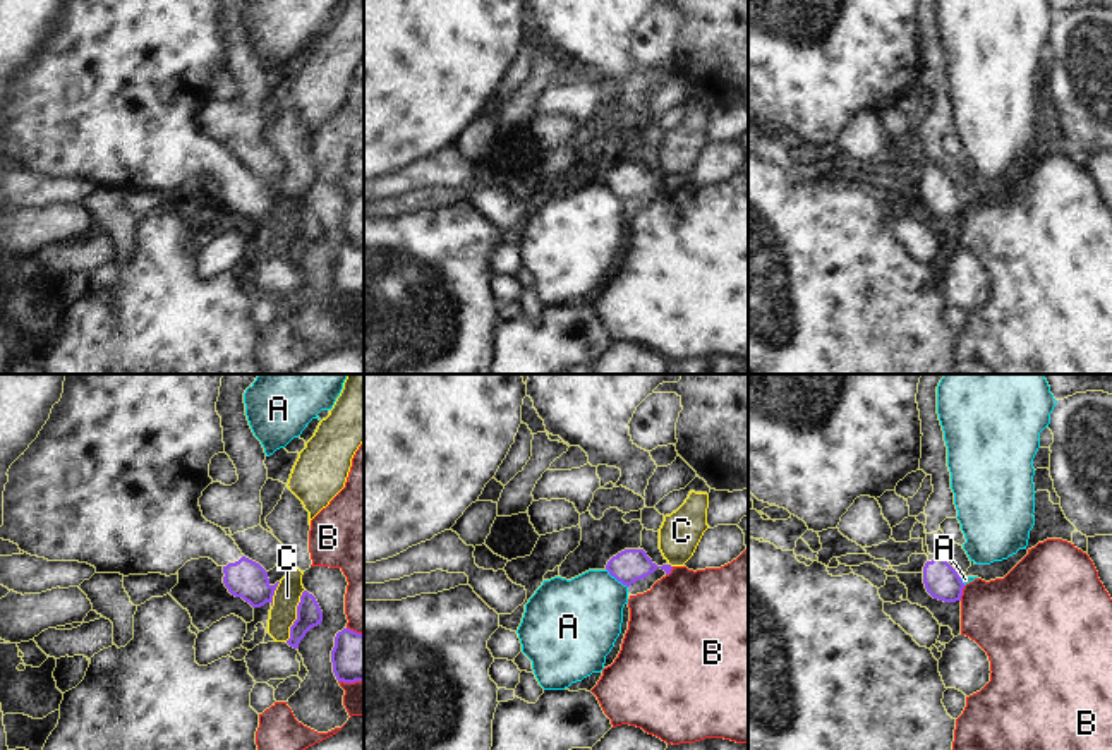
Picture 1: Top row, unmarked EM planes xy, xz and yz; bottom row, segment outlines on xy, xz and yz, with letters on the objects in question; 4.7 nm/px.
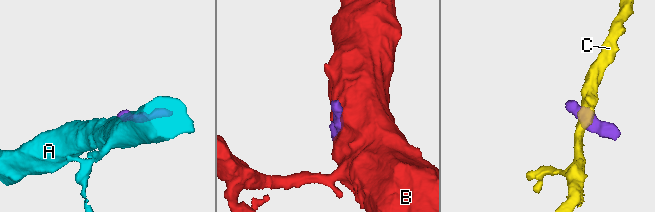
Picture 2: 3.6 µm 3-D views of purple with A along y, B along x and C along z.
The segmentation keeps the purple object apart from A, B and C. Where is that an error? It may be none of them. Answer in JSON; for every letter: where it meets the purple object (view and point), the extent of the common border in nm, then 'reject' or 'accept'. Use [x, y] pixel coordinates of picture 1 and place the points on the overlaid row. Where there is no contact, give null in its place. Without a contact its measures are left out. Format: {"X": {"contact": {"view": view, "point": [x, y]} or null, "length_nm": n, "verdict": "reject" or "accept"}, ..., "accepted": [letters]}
{"A": {"contact": {"view": "xz", "point": [616, 579]}, "length_nm": 140, "verdict": "reject"}, "B": {"contact": {"view": "yz", "point": [961, 592]}, "length_nm": 80, "verdict": "reject"}, "C": {"contact": {"view": "xy", "point": [297, 615]}, "length_nm": 260, "verdict": "reject"}, "accepted": []}

